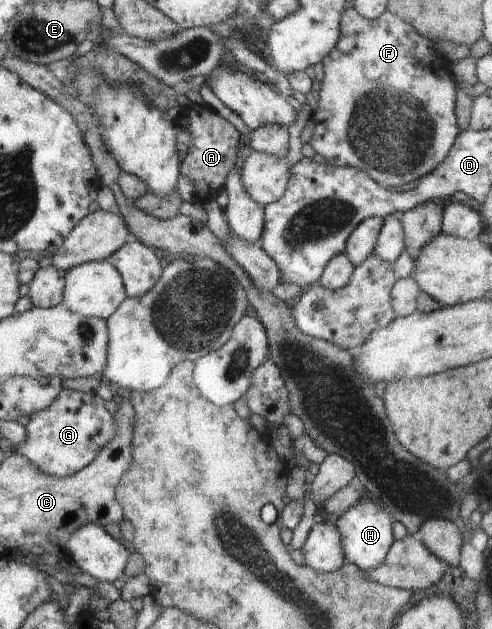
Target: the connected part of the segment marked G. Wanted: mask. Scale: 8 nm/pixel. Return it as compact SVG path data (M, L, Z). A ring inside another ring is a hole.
M62 389L55 401L44 410L33 412L25 426L25 439L16 454L23 456L40 472L55 477L76 474L97 457L110 442L114 421L105 402L93 391Z

